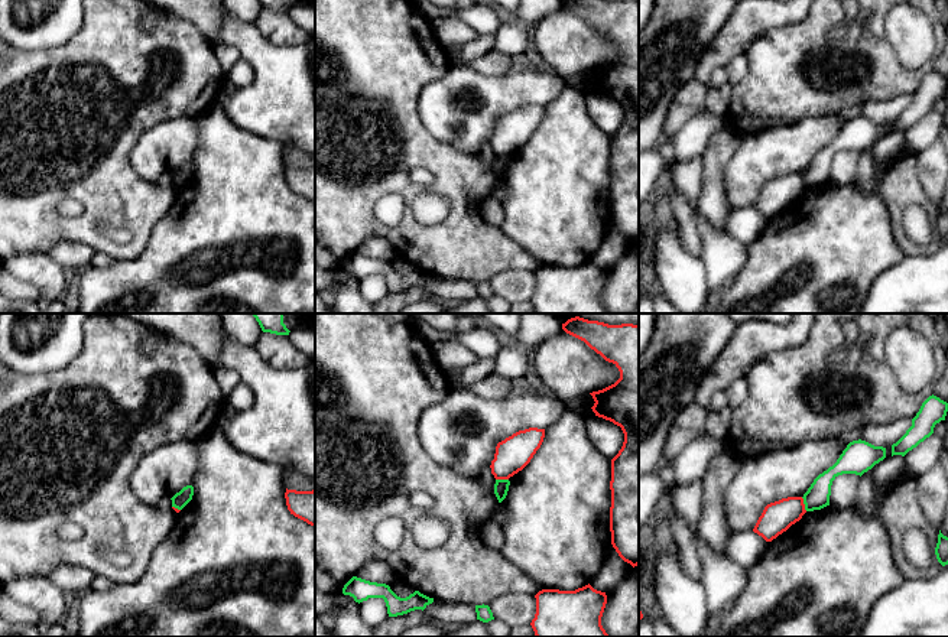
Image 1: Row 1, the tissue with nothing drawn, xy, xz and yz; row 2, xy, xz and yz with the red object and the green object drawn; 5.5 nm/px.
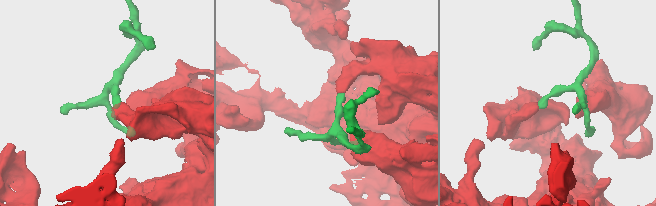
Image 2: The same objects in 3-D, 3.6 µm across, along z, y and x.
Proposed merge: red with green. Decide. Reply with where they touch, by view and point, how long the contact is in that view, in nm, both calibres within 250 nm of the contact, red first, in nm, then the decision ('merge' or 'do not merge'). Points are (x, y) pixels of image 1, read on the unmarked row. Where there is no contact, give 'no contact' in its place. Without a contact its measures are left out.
meets red in yz at (804, 181); contact 90 nm long; 170 nm thick on the red side, 140 nm on the other; do not merge

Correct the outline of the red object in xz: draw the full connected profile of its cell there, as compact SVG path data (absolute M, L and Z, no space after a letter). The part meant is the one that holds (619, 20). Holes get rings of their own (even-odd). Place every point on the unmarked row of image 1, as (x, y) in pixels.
M562 0L562 6L584 17L620 48L614 61L590 71L595 78L591 84L595 92L613 98L624 110L623 123L611 136L610 208L619 233L634 244L639 241L639 1Z

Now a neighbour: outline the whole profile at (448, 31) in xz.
M454 17L434 19L432 30L444 48L449 45L464 45L478 36L475 30Z

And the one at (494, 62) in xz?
M491 51L474 59L470 66L483 75L506 75L512 68L512 56L499 51Z

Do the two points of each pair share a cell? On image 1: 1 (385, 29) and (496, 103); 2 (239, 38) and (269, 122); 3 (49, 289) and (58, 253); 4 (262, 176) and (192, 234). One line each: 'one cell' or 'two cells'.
1: two cells
2: one cell
3: two cells
4: one cell

